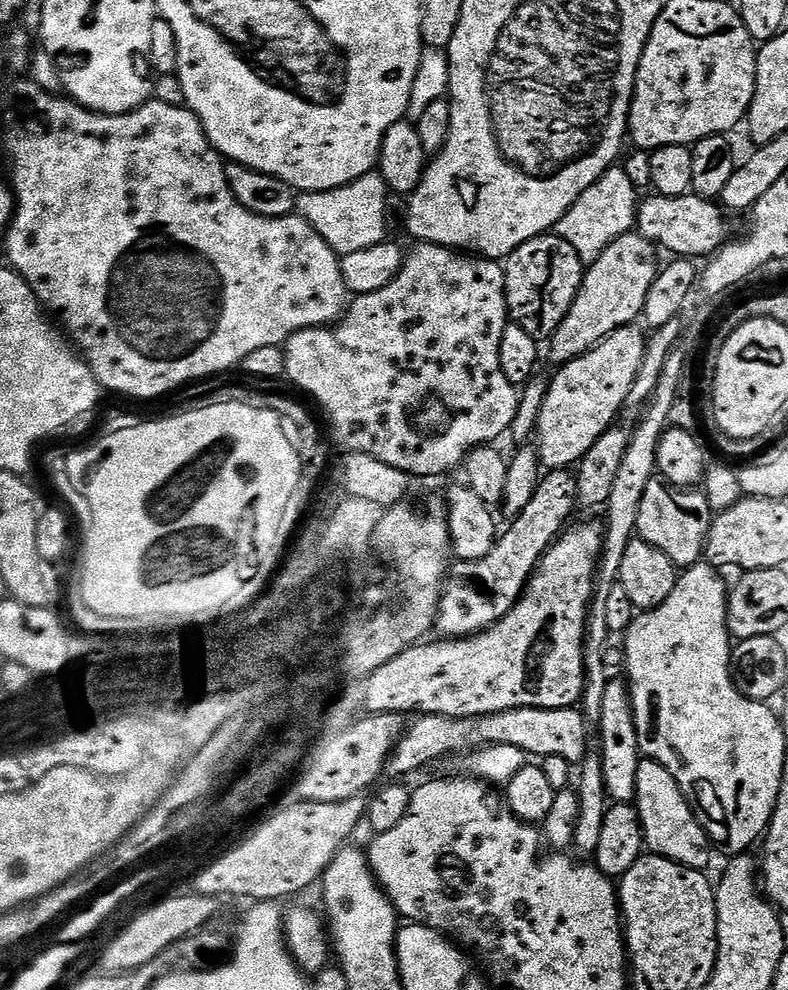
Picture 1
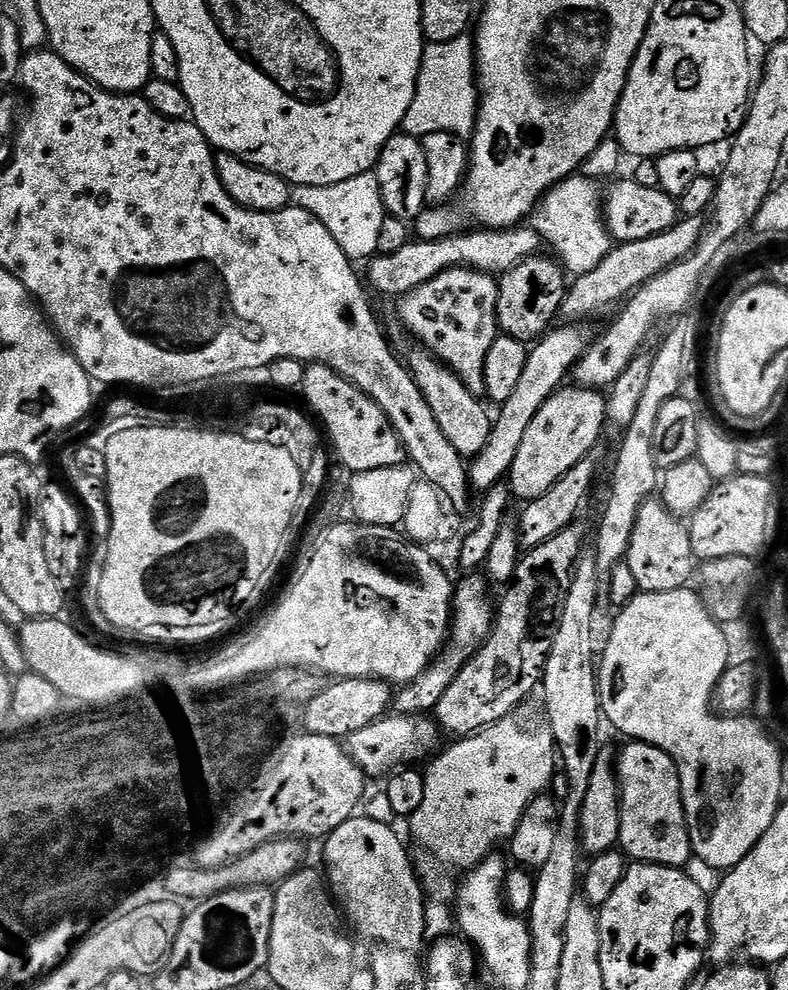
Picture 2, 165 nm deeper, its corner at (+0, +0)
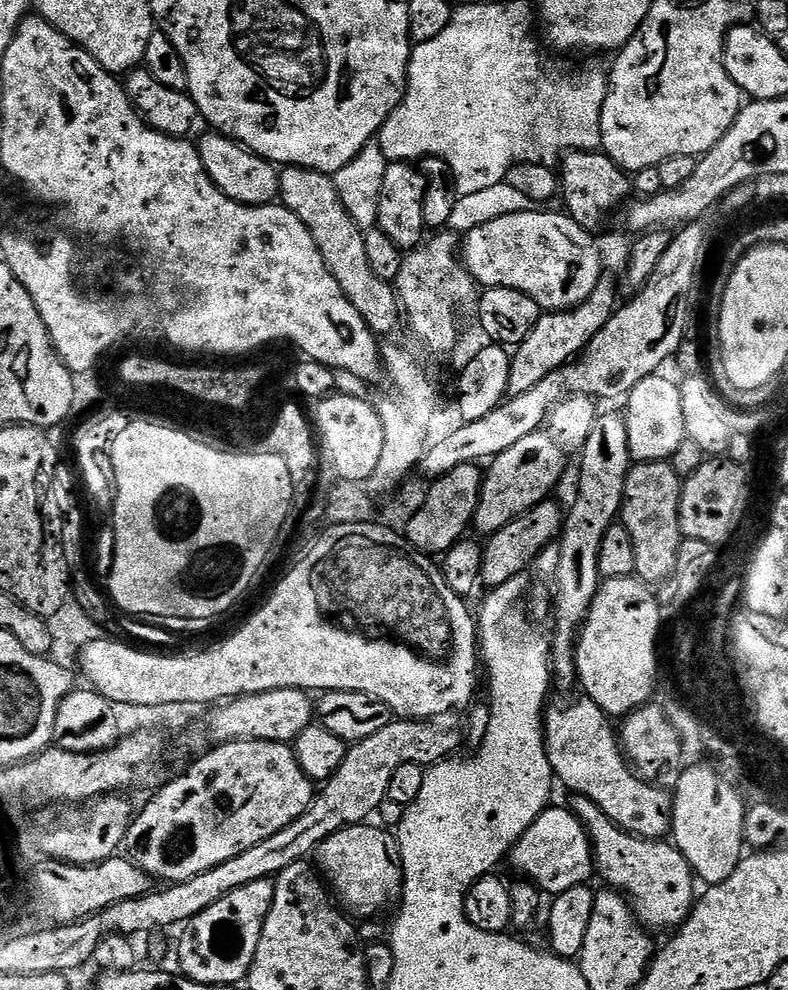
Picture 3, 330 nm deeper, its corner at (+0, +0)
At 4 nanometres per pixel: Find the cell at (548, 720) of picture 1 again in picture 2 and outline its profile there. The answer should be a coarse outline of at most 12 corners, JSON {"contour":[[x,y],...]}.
{"contour":[[388,714],[346,737],[365,777],[419,765],[442,733],[427,715]]}

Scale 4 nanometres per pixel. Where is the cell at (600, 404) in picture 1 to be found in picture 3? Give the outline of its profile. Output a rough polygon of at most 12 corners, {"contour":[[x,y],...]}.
{"contour":[[544,430],[484,472],[475,531],[502,530],[549,499],[566,453]]}

